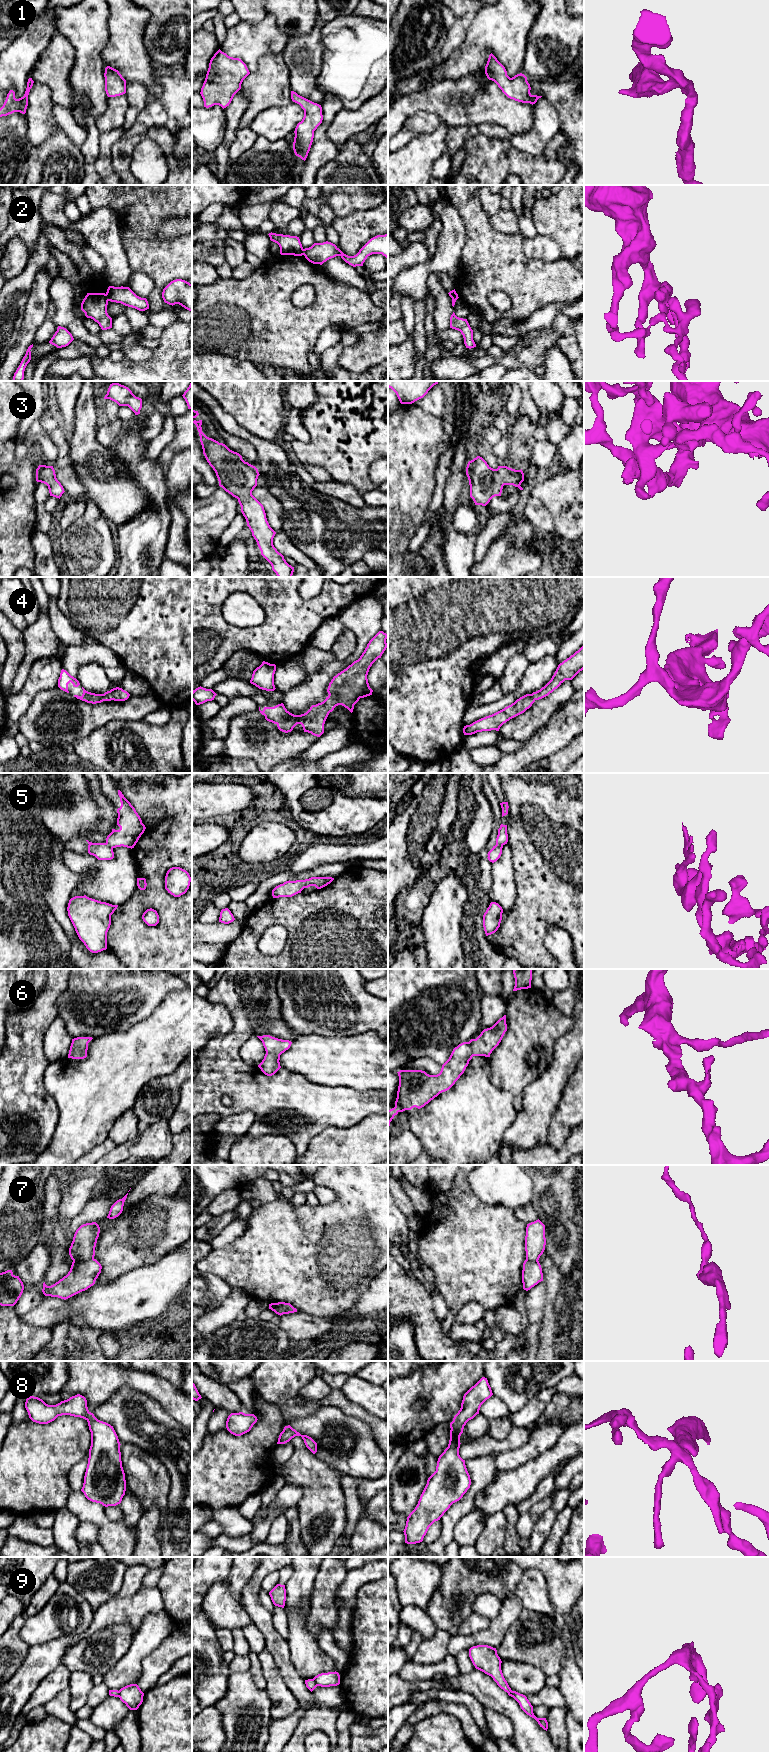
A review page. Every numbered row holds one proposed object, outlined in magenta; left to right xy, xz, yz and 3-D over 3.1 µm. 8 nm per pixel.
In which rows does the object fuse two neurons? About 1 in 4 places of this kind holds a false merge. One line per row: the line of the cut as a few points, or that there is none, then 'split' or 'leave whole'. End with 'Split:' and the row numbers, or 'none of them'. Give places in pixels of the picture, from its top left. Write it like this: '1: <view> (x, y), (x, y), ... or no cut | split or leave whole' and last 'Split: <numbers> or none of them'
1: no cut | leave whole
2: xy (105, 294), (108, 300) | split
3: no cut | leave whole
4: no cut | leave whole
5: xz (306, 879), (303, 887) | split
6: no cut | leave whole
7: xy (93, 1258), (73, 1261) | split
8: no cut | leave whole
9: xz (312, 1679), (317, 1685) | split
Split: 2, 5, 7, 9

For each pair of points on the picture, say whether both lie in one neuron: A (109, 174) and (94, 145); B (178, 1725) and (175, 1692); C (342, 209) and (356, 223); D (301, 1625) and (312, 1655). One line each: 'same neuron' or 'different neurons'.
A: different neurons
B: same neuron
C: different neurons
D: same neuron

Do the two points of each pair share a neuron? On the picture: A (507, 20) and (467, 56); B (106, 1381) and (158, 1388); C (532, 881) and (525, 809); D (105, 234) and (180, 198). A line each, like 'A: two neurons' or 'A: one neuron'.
A: one neuron
B: one neuron
C: one neuron
D: two neurons

